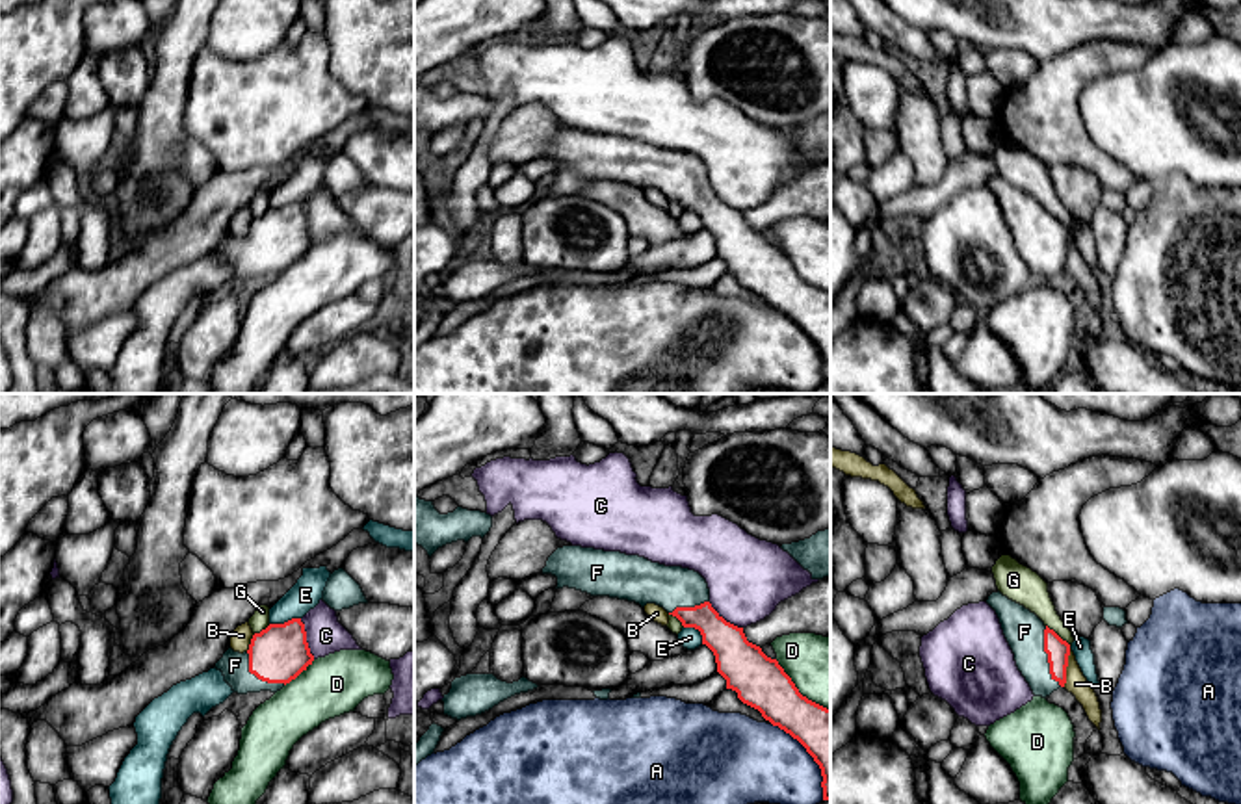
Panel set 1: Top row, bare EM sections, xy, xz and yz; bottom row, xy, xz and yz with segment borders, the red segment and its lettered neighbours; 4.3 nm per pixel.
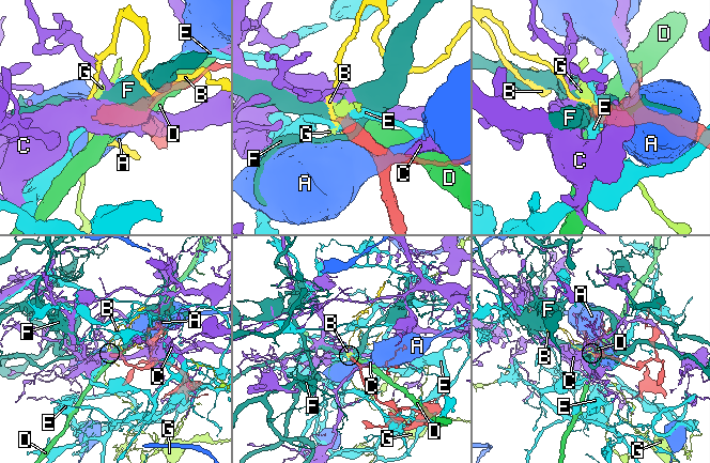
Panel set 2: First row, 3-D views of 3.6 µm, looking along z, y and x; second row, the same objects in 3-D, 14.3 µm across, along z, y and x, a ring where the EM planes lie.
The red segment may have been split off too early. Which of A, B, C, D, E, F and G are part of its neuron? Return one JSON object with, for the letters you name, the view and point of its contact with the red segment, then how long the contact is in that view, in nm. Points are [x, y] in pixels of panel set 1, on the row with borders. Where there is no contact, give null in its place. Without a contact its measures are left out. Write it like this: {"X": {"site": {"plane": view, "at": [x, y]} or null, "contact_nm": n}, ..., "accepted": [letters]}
{"F": {"site": {"plane": "yz", "at": [1048, 656]}, "contact_nm": 280}, "accepted": ["F"]}

